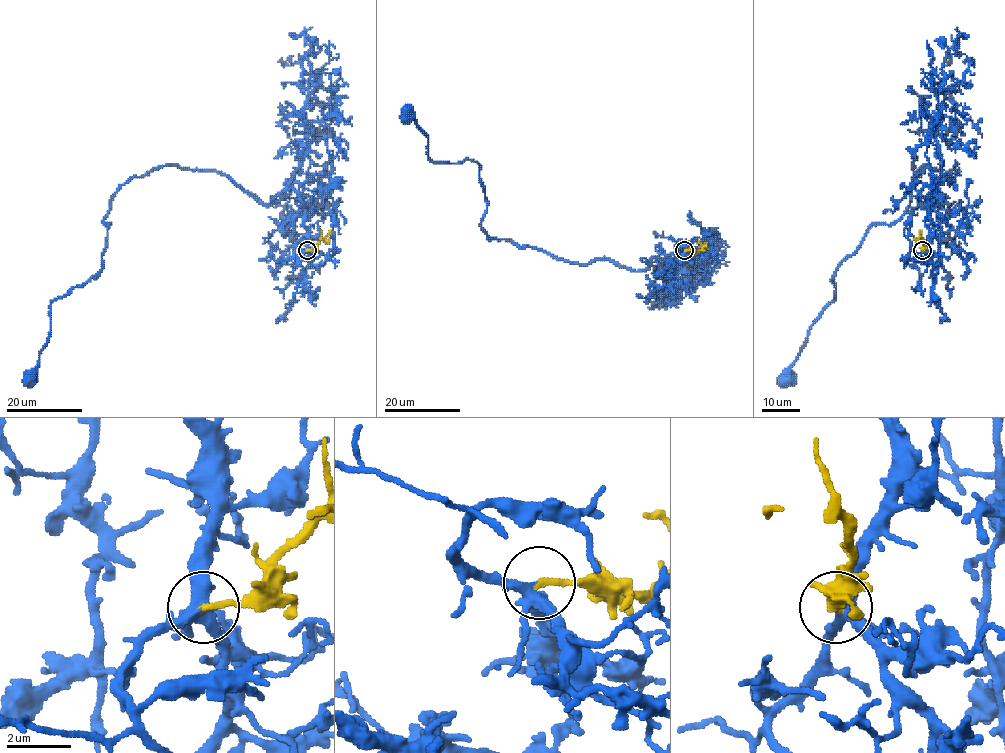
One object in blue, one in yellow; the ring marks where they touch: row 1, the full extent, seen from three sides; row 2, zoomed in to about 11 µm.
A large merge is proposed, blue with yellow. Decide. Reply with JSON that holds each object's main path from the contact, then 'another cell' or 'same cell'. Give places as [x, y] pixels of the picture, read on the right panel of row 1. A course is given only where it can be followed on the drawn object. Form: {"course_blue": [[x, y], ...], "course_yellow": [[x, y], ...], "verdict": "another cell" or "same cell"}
{"course_blue": [[922, 250], [932, 189], [943, 202], [929, 165], [904, 213], [874, 223], [832, 276], [835, 296], [786, 380]], "course_yellow": [[922, 250], [921, 230]], "verdict": "same cell"}

